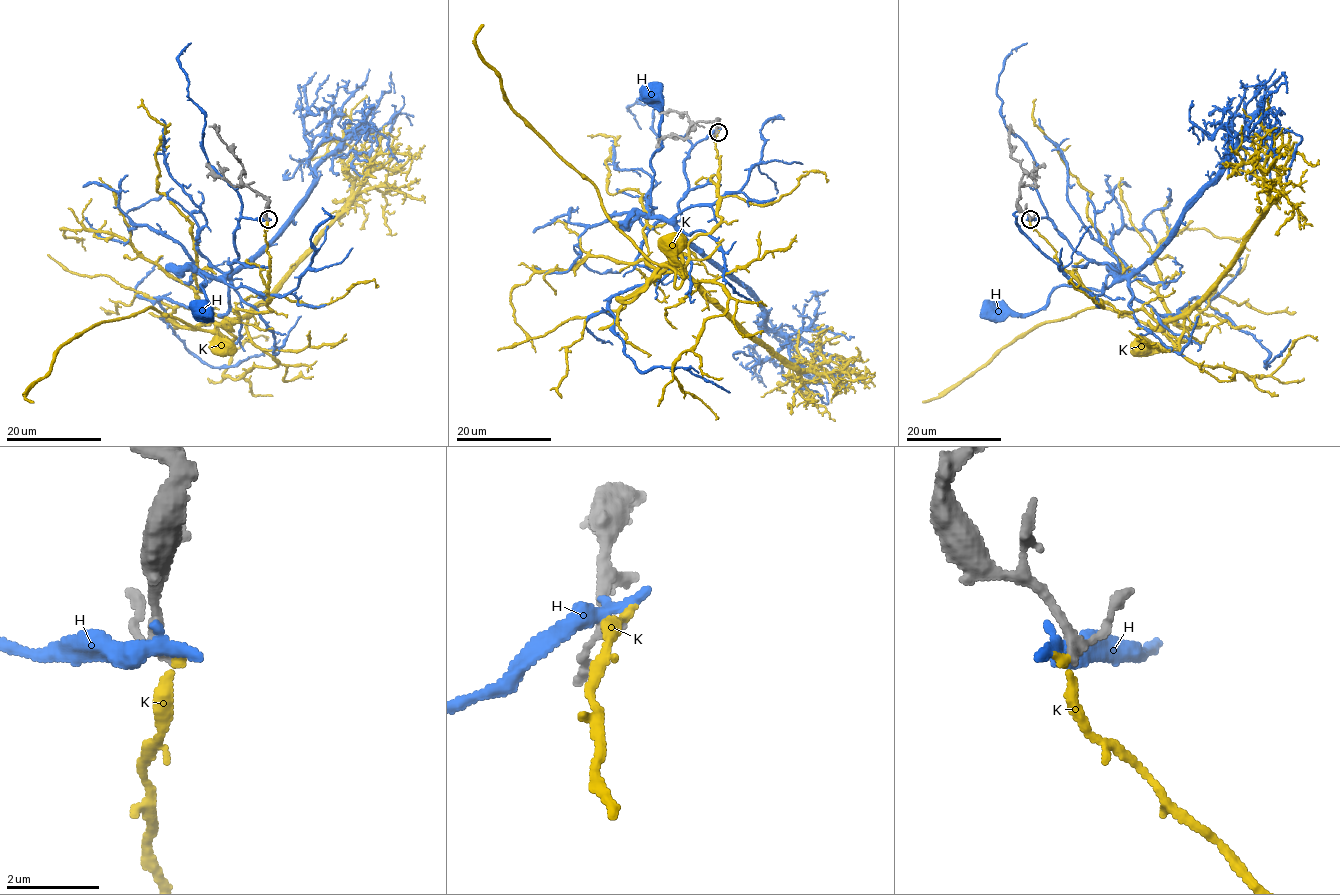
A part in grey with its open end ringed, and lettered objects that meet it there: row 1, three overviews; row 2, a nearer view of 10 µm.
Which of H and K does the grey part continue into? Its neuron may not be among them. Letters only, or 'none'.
none

